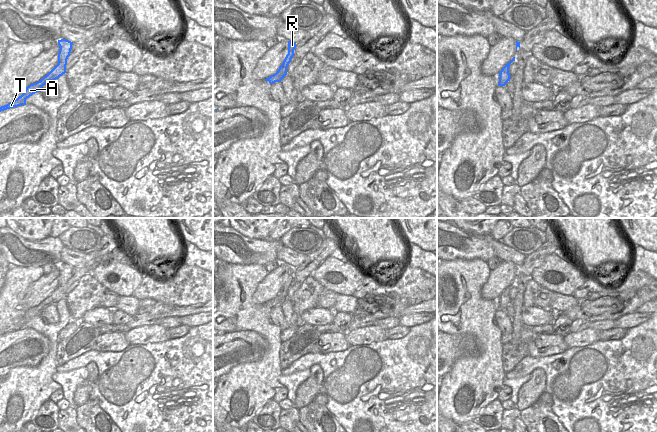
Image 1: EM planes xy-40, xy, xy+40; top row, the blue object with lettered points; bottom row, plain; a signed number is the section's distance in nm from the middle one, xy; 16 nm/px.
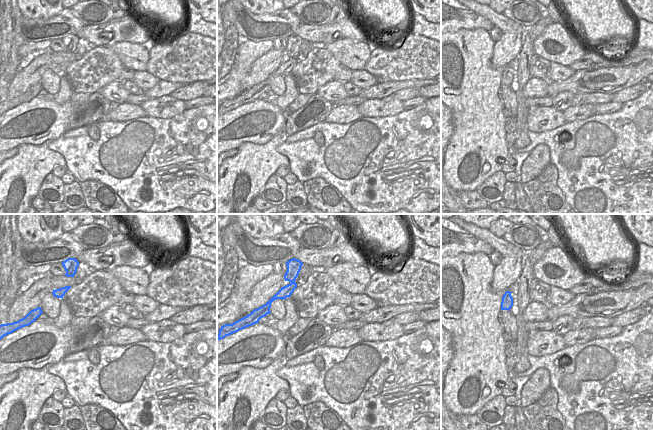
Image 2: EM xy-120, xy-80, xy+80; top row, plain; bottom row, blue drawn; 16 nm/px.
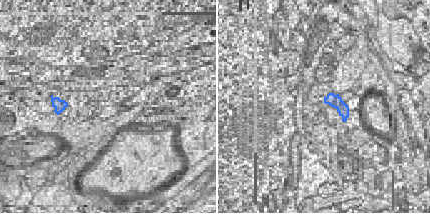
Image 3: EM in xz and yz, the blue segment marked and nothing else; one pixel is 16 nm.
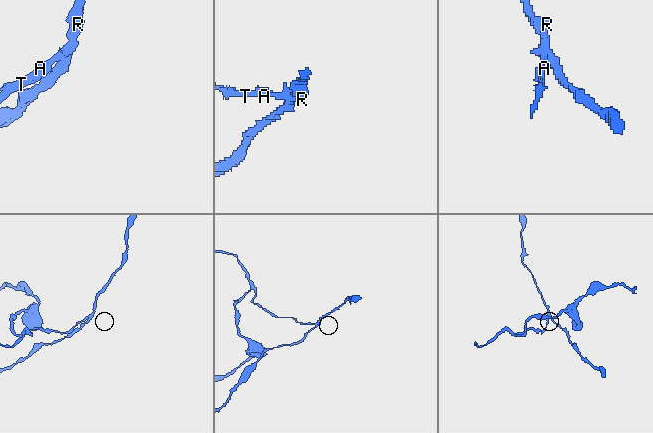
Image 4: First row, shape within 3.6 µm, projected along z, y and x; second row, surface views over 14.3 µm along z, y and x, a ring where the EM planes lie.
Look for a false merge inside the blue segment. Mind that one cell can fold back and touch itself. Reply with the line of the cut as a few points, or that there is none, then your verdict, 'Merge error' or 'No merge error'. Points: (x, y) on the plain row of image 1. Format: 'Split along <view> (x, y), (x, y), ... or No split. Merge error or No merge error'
Split along xy-40 (66, 284), (58, 287). Merge error

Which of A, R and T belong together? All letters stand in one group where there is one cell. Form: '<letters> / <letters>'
A T / R

